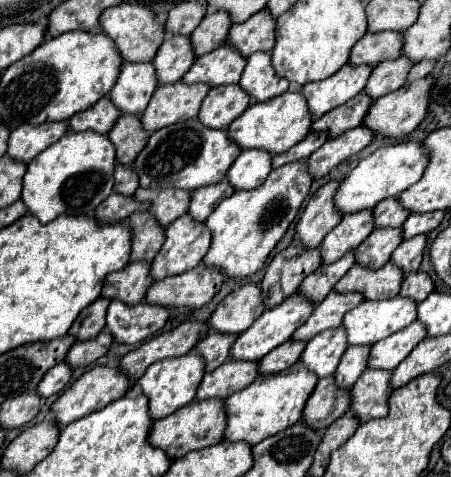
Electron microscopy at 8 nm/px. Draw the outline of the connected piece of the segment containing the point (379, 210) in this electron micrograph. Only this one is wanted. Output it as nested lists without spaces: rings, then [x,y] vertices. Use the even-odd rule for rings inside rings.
[[[399,196],[395,198],[387,198],[383,202],[379,202],[375,206],[375,214],[373,214],[373,220],[375,220],[375,226],[379,228],[385,228],[385,226],[401,226],[407,216],[411,212],[399,204]]]

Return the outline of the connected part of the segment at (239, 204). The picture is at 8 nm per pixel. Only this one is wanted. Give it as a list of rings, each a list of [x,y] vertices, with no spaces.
[[[307,160],[285,164],[275,168],[259,188],[235,190],[229,198],[225,198],[205,222],[213,234],[213,242],[203,264],[215,266],[225,276],[235,278],[245,278],[261,270],[309,194],[313,176],[307,170]]]

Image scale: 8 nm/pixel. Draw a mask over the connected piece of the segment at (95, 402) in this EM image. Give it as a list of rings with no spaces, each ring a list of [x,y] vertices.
[[[95,366],[89,372],[85,372],[79,380],[75,380],[65,392],[61,392],[59,400],[53,404],[51,412],[55,416],[55,422],[63,428],[73,420],[79,420],[95,410],[101,410],[103,406],[115,402],[117,398],[123,398],[129,392],[129,378],[121,368],[111,368],[111,366]]]

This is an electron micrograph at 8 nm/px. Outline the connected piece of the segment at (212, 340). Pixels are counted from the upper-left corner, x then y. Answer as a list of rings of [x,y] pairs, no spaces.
[[[211,332],[205,340],[201,340],[195,346],[197,354],[203,354],[207,360],[207,372],[213,372],[217,366],[221,366],[229,356],[231,356],[231,346],[235,344],[237,336],[233,334],[221,334],[221,332]]]

